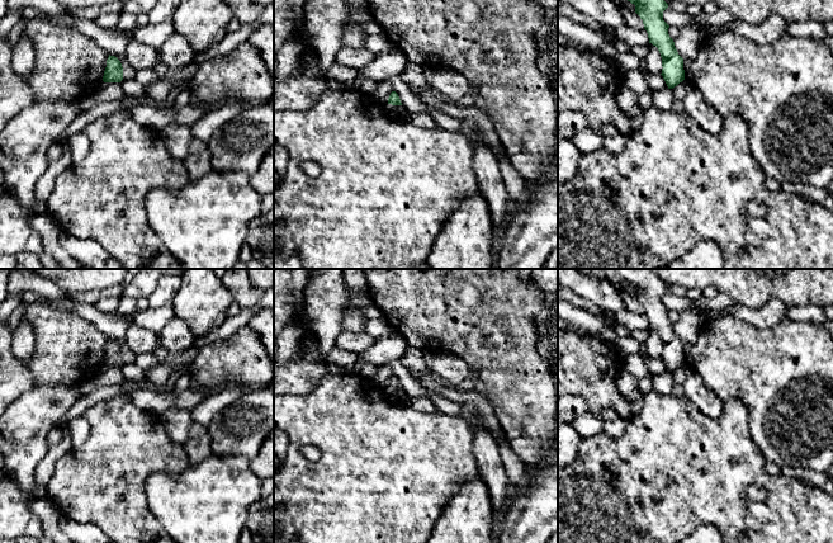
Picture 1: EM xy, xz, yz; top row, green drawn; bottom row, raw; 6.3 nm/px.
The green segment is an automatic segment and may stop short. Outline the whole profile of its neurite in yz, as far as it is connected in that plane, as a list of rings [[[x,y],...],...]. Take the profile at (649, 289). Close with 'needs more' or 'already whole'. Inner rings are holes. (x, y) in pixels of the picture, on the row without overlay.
[[[577,269],[597,279],[611,283],[621,282],[635,289],[648,317],[649,327],[655,330],[662,341],[662,360],[673,373],[685,364],[683,343],[678,339],[673,324],[668,318],[669,310],[663,304],[668,288],[653,269]]]; already whole

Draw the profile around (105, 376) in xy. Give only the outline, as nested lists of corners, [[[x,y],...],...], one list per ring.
[[[101,365],[96,373],[90,378],[89,387],[81,387],[84,392],[93,392],[100,387],[108,386],[120,386],[122,387],[122,396],[131,398],[134,391],[126,387],[127,379],[123,377],[120,372],[120,367],[104,367]]]

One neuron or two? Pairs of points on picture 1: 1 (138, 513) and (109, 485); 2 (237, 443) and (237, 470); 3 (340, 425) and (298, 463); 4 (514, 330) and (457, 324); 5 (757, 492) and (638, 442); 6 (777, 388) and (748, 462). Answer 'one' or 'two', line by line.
1: one
2: two
3: one
4: one
5: two
6: two

